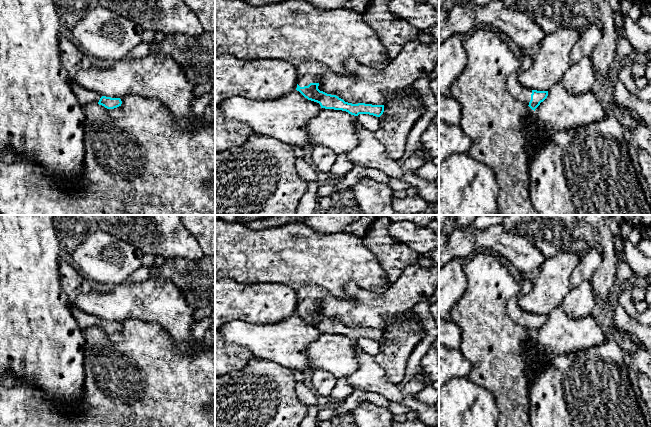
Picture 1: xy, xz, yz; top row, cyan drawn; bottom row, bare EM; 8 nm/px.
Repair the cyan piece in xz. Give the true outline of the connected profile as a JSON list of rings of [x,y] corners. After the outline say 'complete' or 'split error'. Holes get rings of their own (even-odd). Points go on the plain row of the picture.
[[[301,286],[297,291],[297,312],[305,322],[317,326],[321,332],[346,335],[351,339],[369,338],[380,341],[384,336],[384,329],[365,327],[352,328],[345,326],[336,319],[327,318],[318,313],[320,301],[330,293],[319,286]]]; split error

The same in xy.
[[[71,307],[71,312],[82,331],[84,331],[87,328],[98,327],[99,329],[102,329],[107,333],[114,333],[121,330],[122,328],[120,322],[101,320],[100,318],[92,316],[75,307]]]; split error

